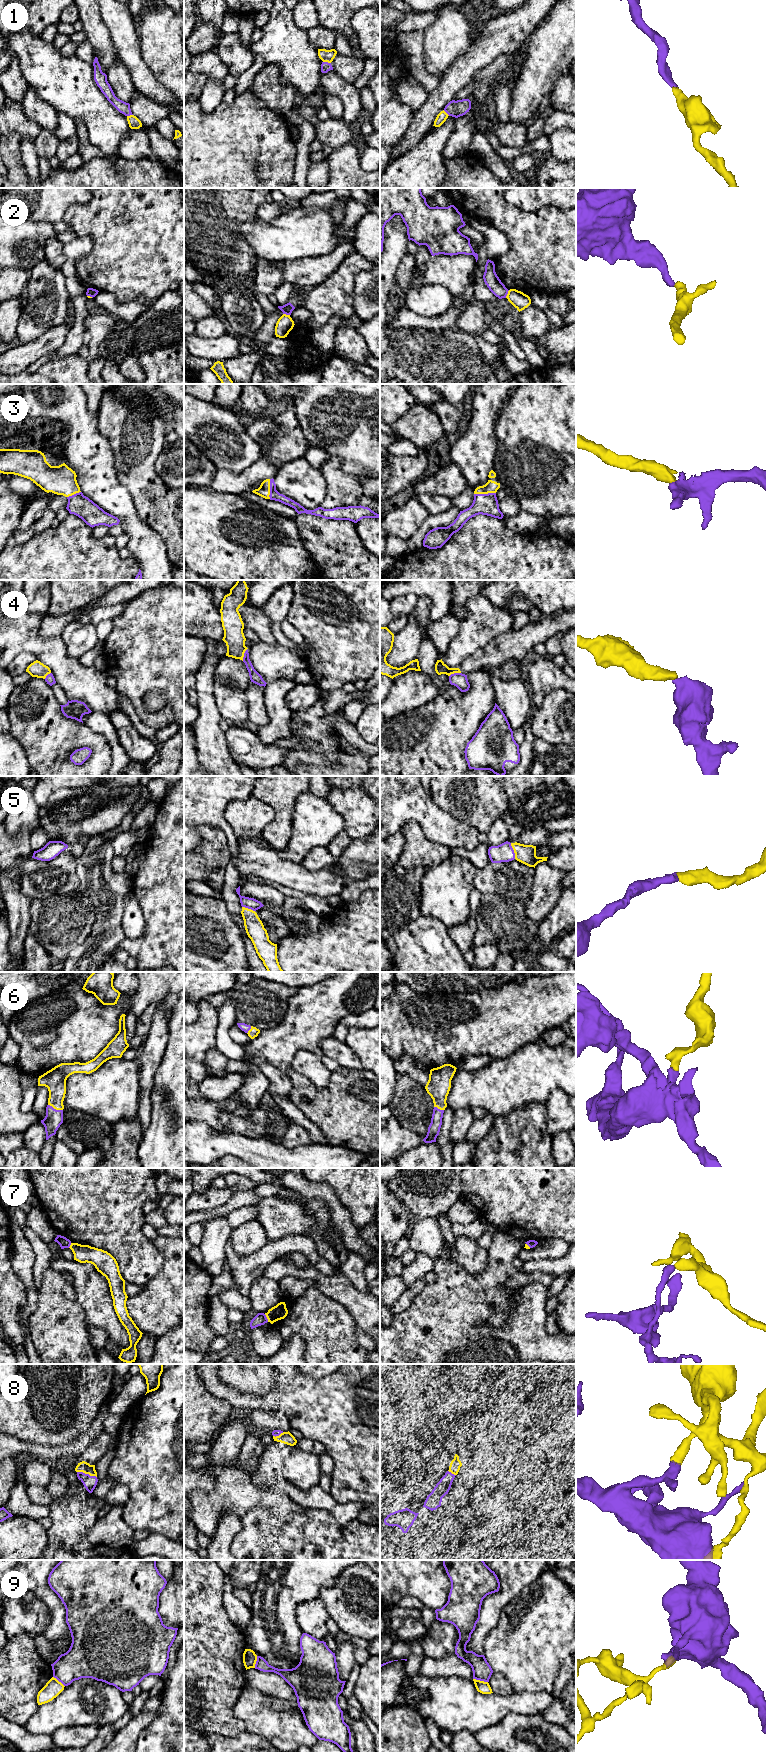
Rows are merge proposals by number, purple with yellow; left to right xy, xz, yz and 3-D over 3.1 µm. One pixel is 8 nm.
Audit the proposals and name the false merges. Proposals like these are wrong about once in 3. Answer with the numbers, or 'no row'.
2, 4, 7, 9

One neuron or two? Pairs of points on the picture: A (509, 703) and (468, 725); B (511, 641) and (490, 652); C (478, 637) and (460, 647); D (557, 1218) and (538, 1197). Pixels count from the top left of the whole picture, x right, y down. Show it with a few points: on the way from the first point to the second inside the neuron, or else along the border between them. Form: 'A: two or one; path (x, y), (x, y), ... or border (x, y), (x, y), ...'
A: two; border (490, 679), (495, 692), (496, 702)
B: one; path (506, 646), (495, 652)
C: one; path (474, 637), (471, 637), (464, 644)
D: one; path (554, 1213), (543, 1202)

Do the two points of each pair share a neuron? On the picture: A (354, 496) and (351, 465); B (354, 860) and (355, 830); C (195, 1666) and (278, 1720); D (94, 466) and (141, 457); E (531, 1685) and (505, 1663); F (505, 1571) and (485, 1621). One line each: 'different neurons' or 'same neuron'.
A: different neurons
B: different neurons
C: different neurons
D: different neurons
E: same neuron
F: same neuron

